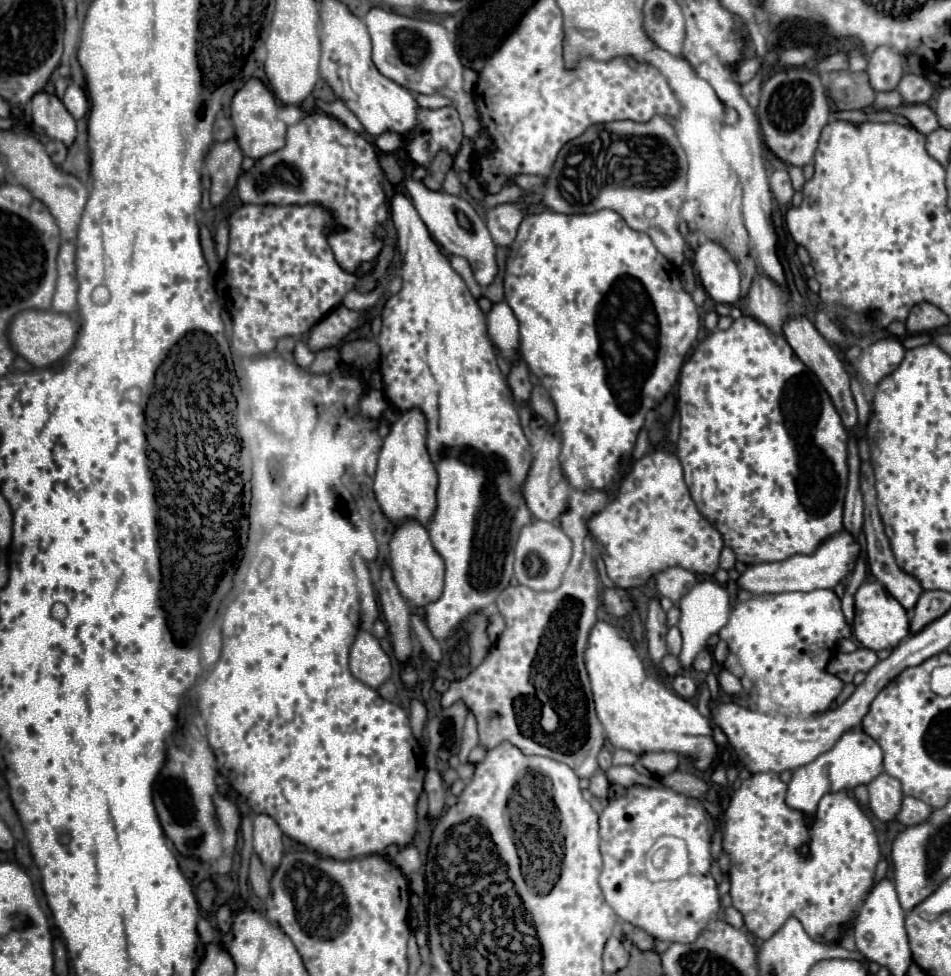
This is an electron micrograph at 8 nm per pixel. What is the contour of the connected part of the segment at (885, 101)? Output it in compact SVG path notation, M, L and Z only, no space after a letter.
M879 92L877 98L875 98L875 108L877 110L887 110L887 108L897 108L901 106L901 100L899 100L899 92Z

